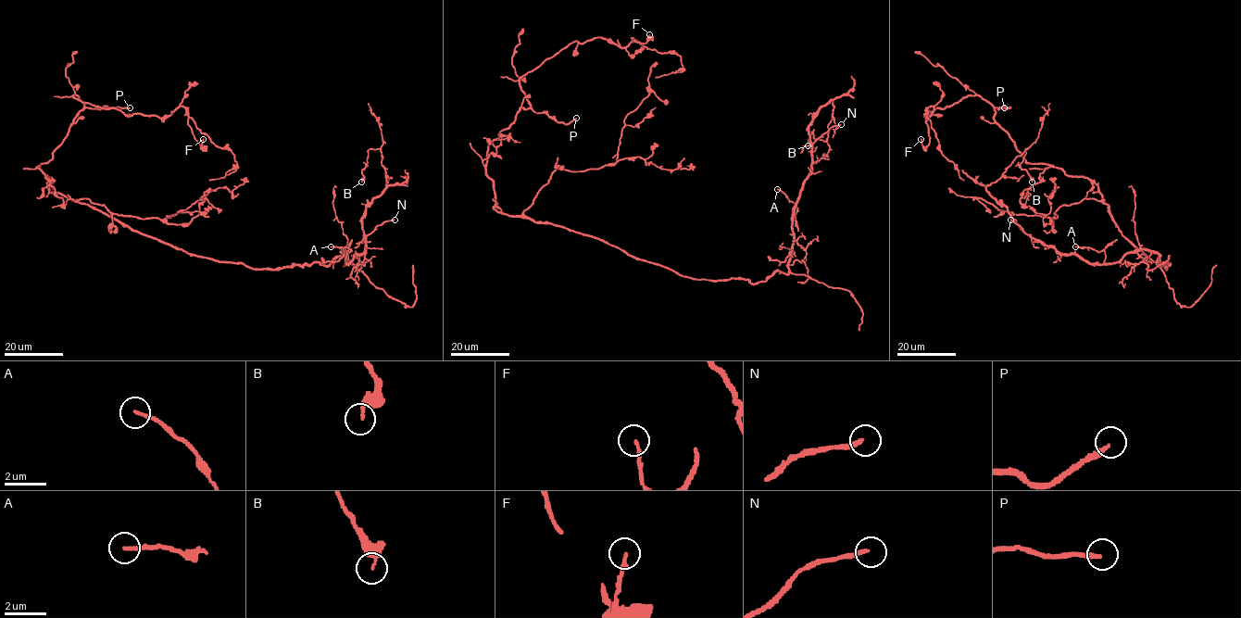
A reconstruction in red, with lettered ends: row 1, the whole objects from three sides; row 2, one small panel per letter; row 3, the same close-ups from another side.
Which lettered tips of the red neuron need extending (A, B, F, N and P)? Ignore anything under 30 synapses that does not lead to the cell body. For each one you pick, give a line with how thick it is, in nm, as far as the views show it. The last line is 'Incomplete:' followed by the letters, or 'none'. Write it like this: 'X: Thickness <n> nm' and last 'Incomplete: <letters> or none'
P: Thickness 220 nm
Incomplete: P

